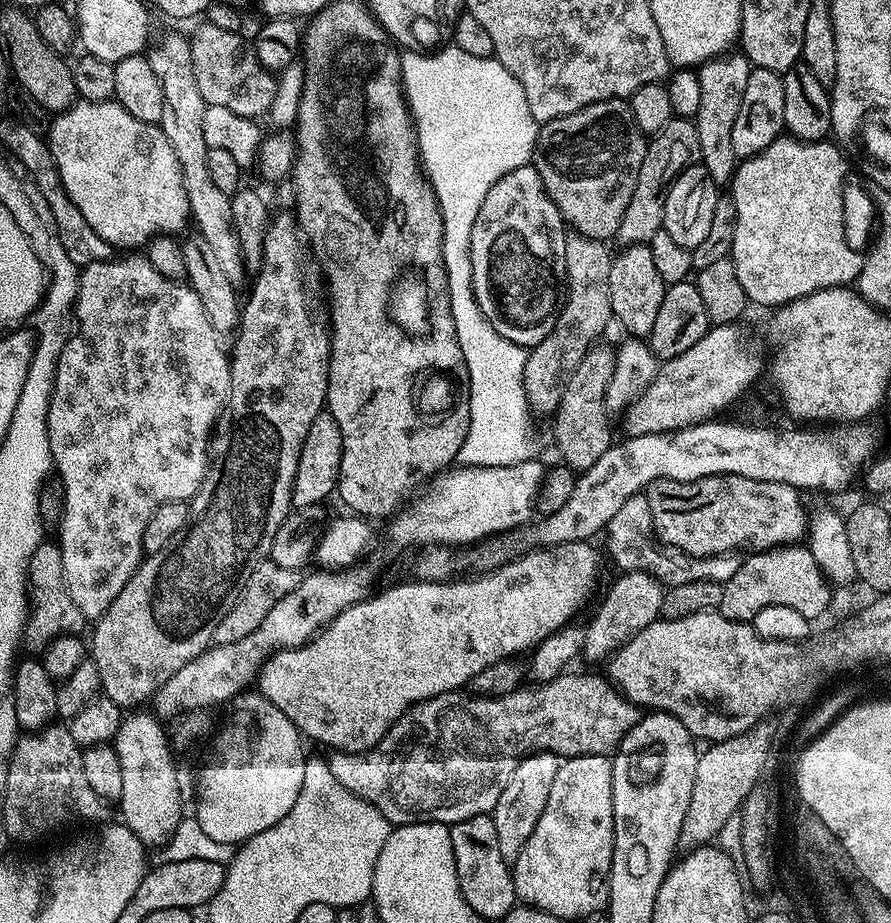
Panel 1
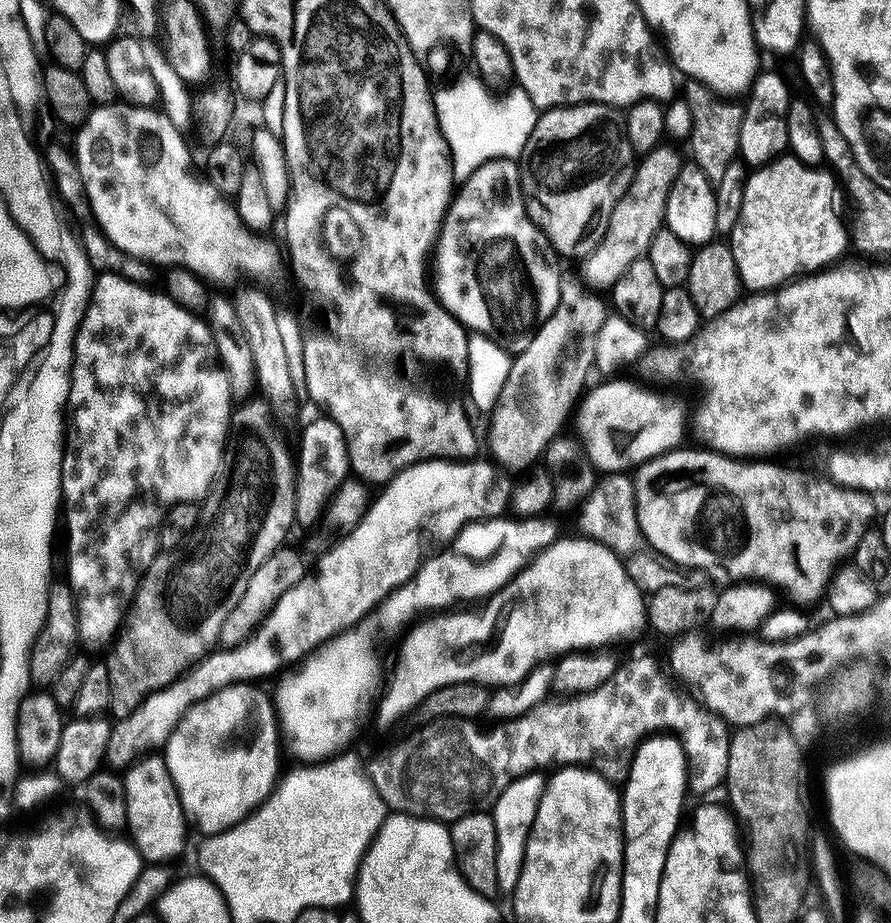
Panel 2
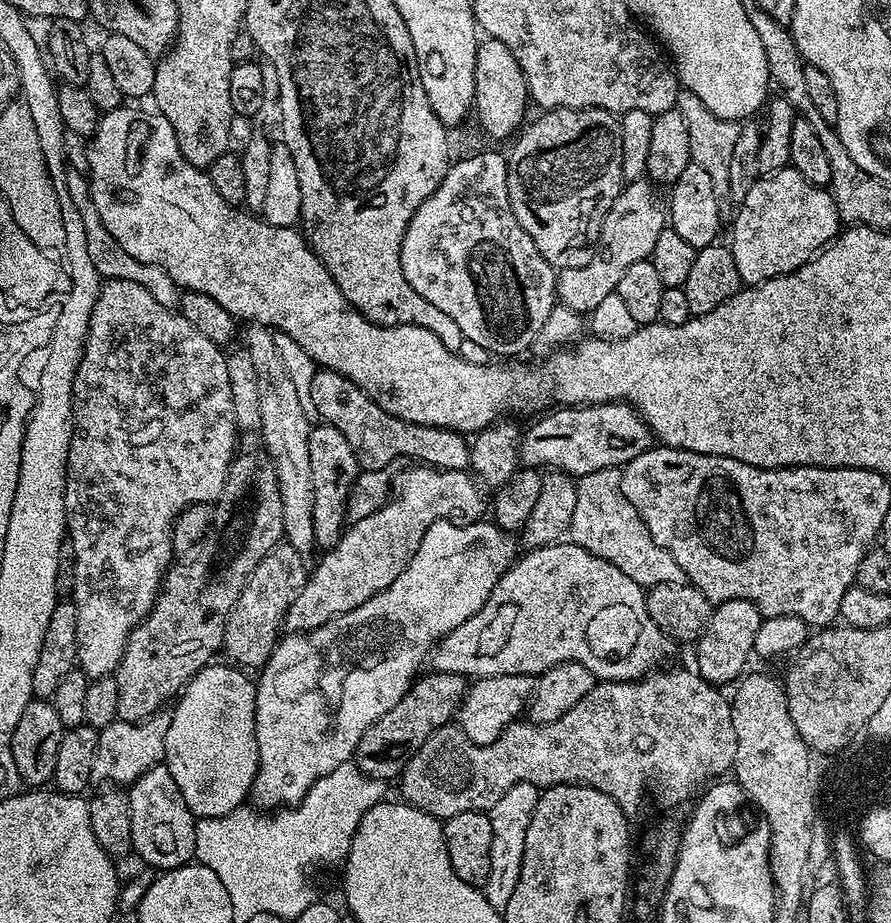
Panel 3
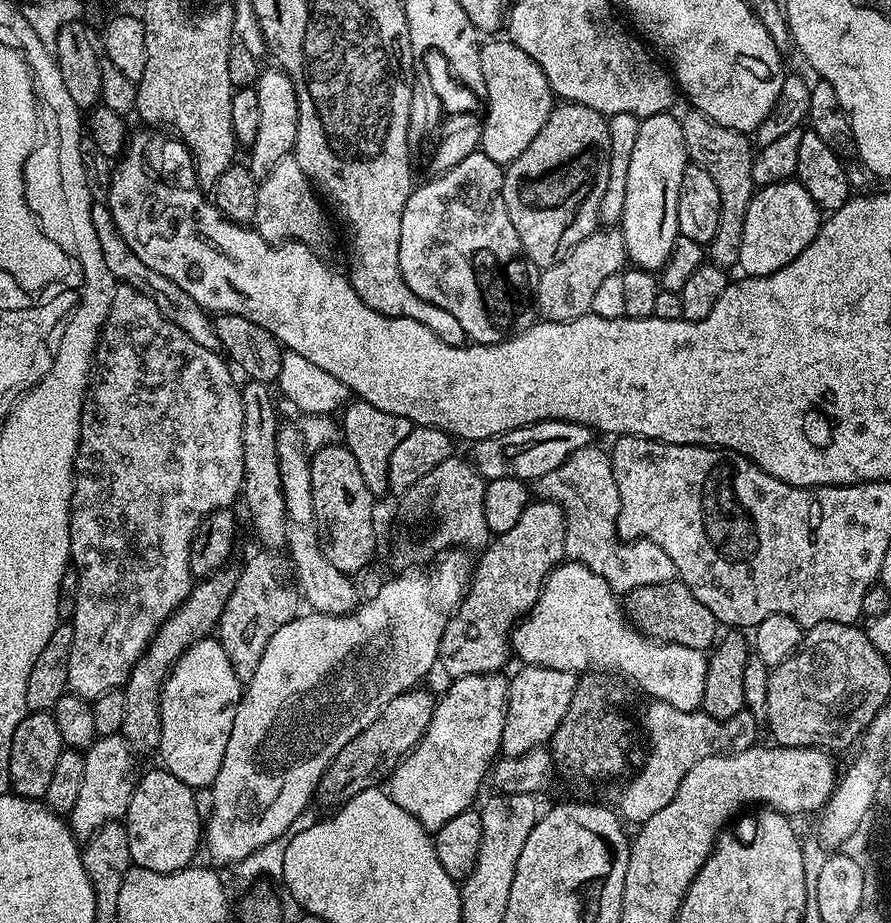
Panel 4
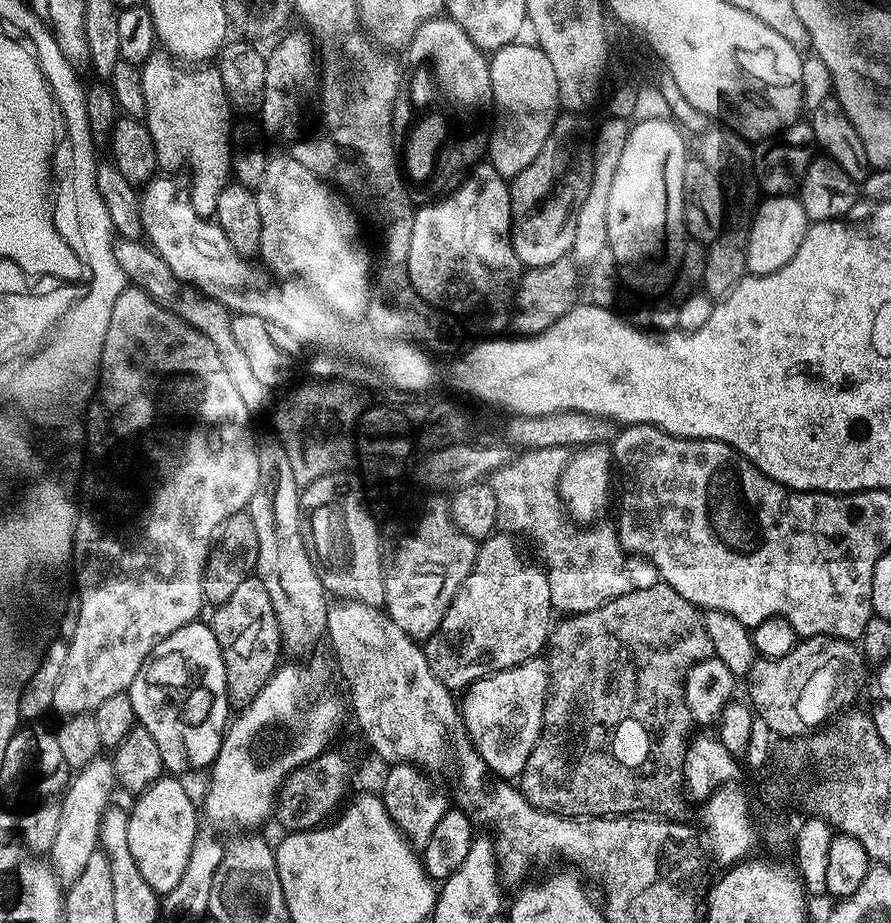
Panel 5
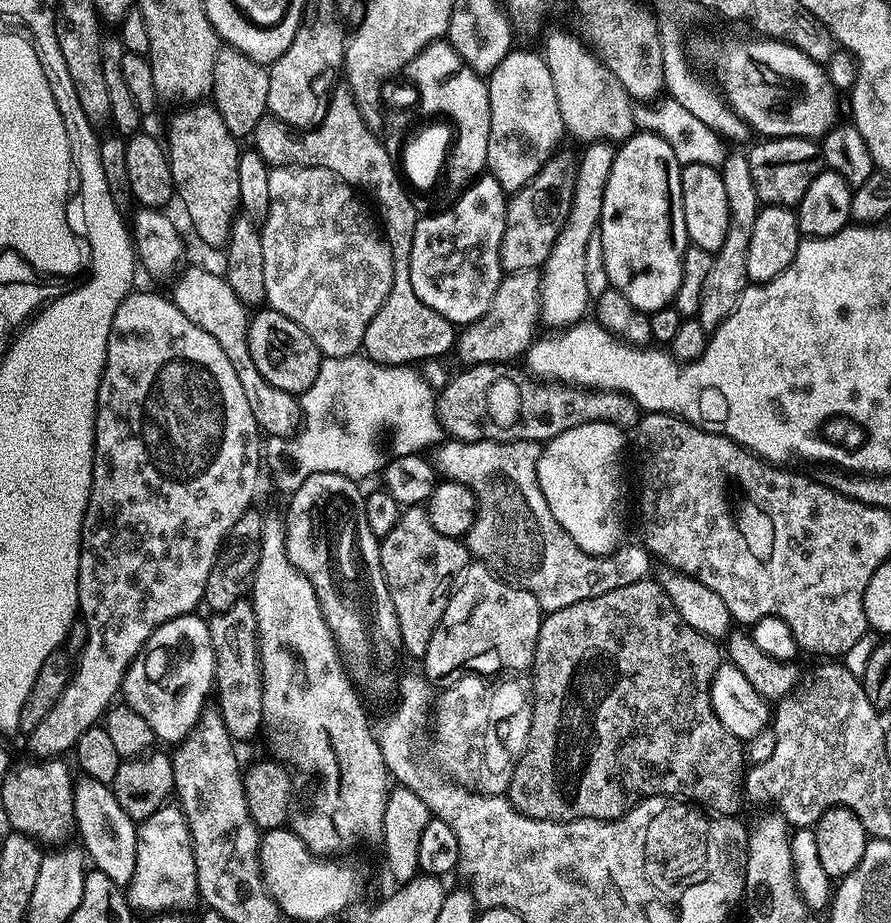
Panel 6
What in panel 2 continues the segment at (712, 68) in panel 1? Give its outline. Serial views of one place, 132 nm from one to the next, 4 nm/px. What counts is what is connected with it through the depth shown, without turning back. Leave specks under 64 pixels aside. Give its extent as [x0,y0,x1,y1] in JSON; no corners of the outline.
[682,80,744,182]

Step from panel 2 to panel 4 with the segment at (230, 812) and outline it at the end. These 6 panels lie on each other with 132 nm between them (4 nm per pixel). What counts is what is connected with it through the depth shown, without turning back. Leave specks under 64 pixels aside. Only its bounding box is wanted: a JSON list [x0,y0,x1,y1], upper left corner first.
[158,638,242,790]

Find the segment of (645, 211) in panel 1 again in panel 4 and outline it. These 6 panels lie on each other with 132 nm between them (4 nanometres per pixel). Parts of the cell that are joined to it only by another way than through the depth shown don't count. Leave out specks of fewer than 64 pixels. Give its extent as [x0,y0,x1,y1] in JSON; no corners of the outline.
[534,226,628,321]

